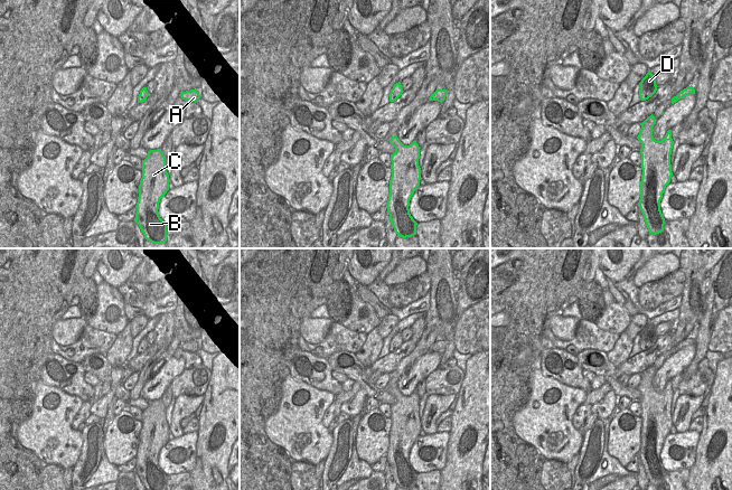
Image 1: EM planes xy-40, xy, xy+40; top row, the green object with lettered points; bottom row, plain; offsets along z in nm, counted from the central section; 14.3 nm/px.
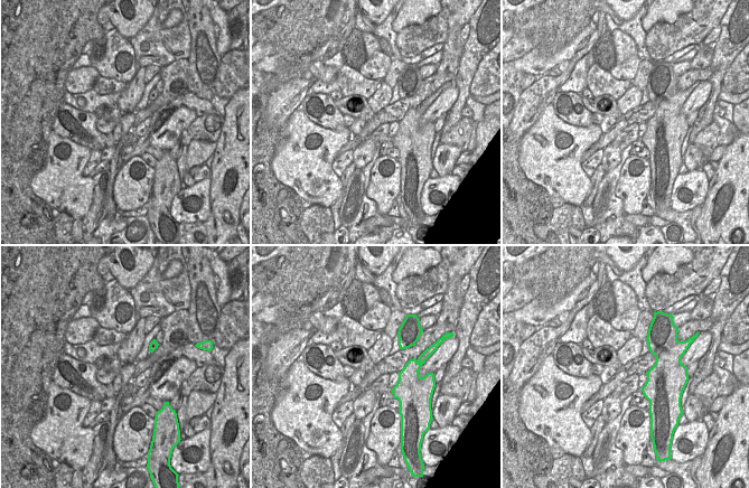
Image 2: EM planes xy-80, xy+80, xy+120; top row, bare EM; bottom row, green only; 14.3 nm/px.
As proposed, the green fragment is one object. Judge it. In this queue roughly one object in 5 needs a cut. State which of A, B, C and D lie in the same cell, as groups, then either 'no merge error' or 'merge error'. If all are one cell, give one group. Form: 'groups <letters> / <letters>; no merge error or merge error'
groups A B C D; no merge error

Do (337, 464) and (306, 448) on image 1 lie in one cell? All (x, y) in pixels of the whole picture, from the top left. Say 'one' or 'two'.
two

